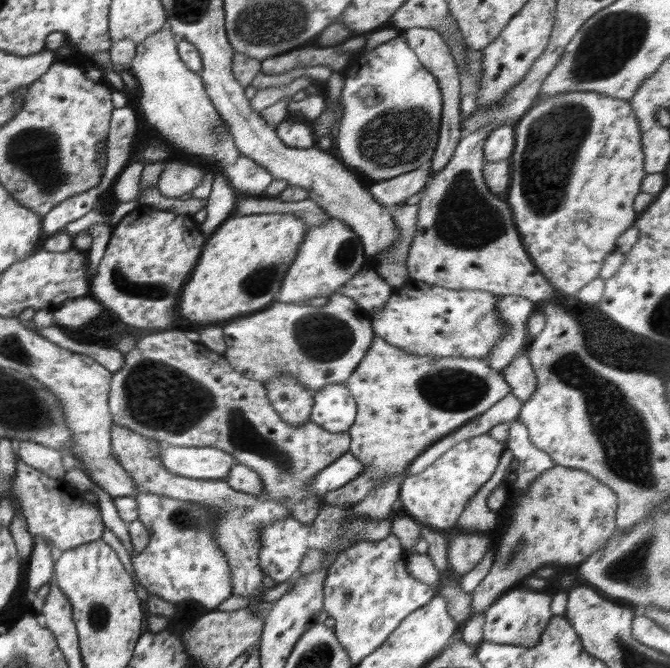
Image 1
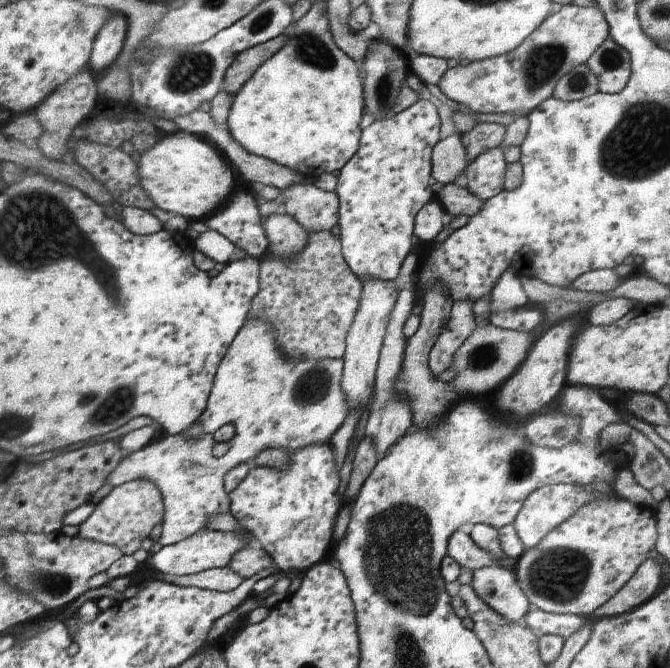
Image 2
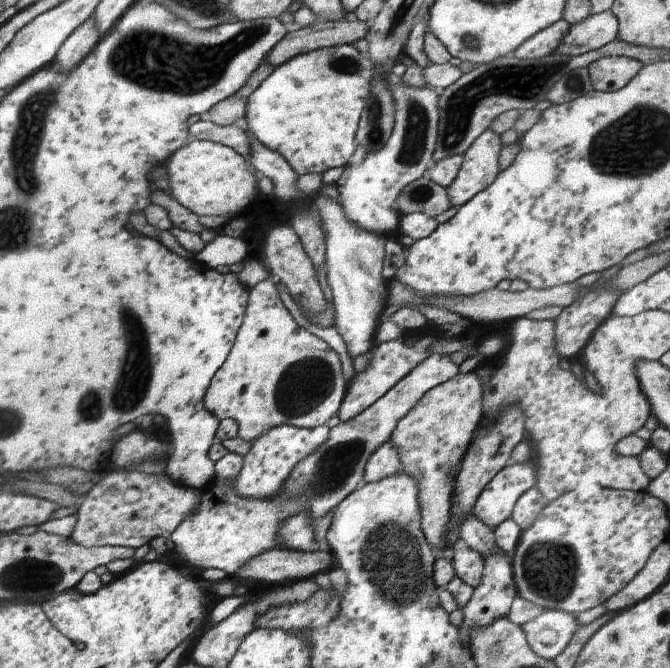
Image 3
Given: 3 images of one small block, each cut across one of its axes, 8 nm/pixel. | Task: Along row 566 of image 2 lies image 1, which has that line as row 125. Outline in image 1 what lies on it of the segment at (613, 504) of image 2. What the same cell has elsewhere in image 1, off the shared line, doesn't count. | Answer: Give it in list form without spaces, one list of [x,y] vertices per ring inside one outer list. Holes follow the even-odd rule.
[[[567,92],[558,96],[550,96],[546,100],[539,100],[530,107],[530,110],[514,124],[515,143],[511,160],[511,175],[506,201],[513,212],[513,220],[525,249],[531,256],[535,267],[549,280],[549,283],[559,293],[559,298],[564,296],[574,296],[591,280],[598,277],[604,259],[609,252],[616,250],[616,240],[622,236],[627,228],[630,228],[638,218],[638,213],[634,210],[634,197],[641,191],[642,179],[647,175],[644,172],[644,153],[642,152],[641,130],[636,118],[634,108],[630,107],[627,101],[606,96],[599,92]]]

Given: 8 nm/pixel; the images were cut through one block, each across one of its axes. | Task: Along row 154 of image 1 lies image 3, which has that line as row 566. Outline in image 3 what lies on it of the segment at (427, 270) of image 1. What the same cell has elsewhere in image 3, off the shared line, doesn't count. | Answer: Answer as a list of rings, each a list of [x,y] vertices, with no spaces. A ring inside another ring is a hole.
[[[460,544],[449,554],[450,561],[455,570],[455,575],[468,586],[475,589],[483,575],[483,556],[472,548]]]

